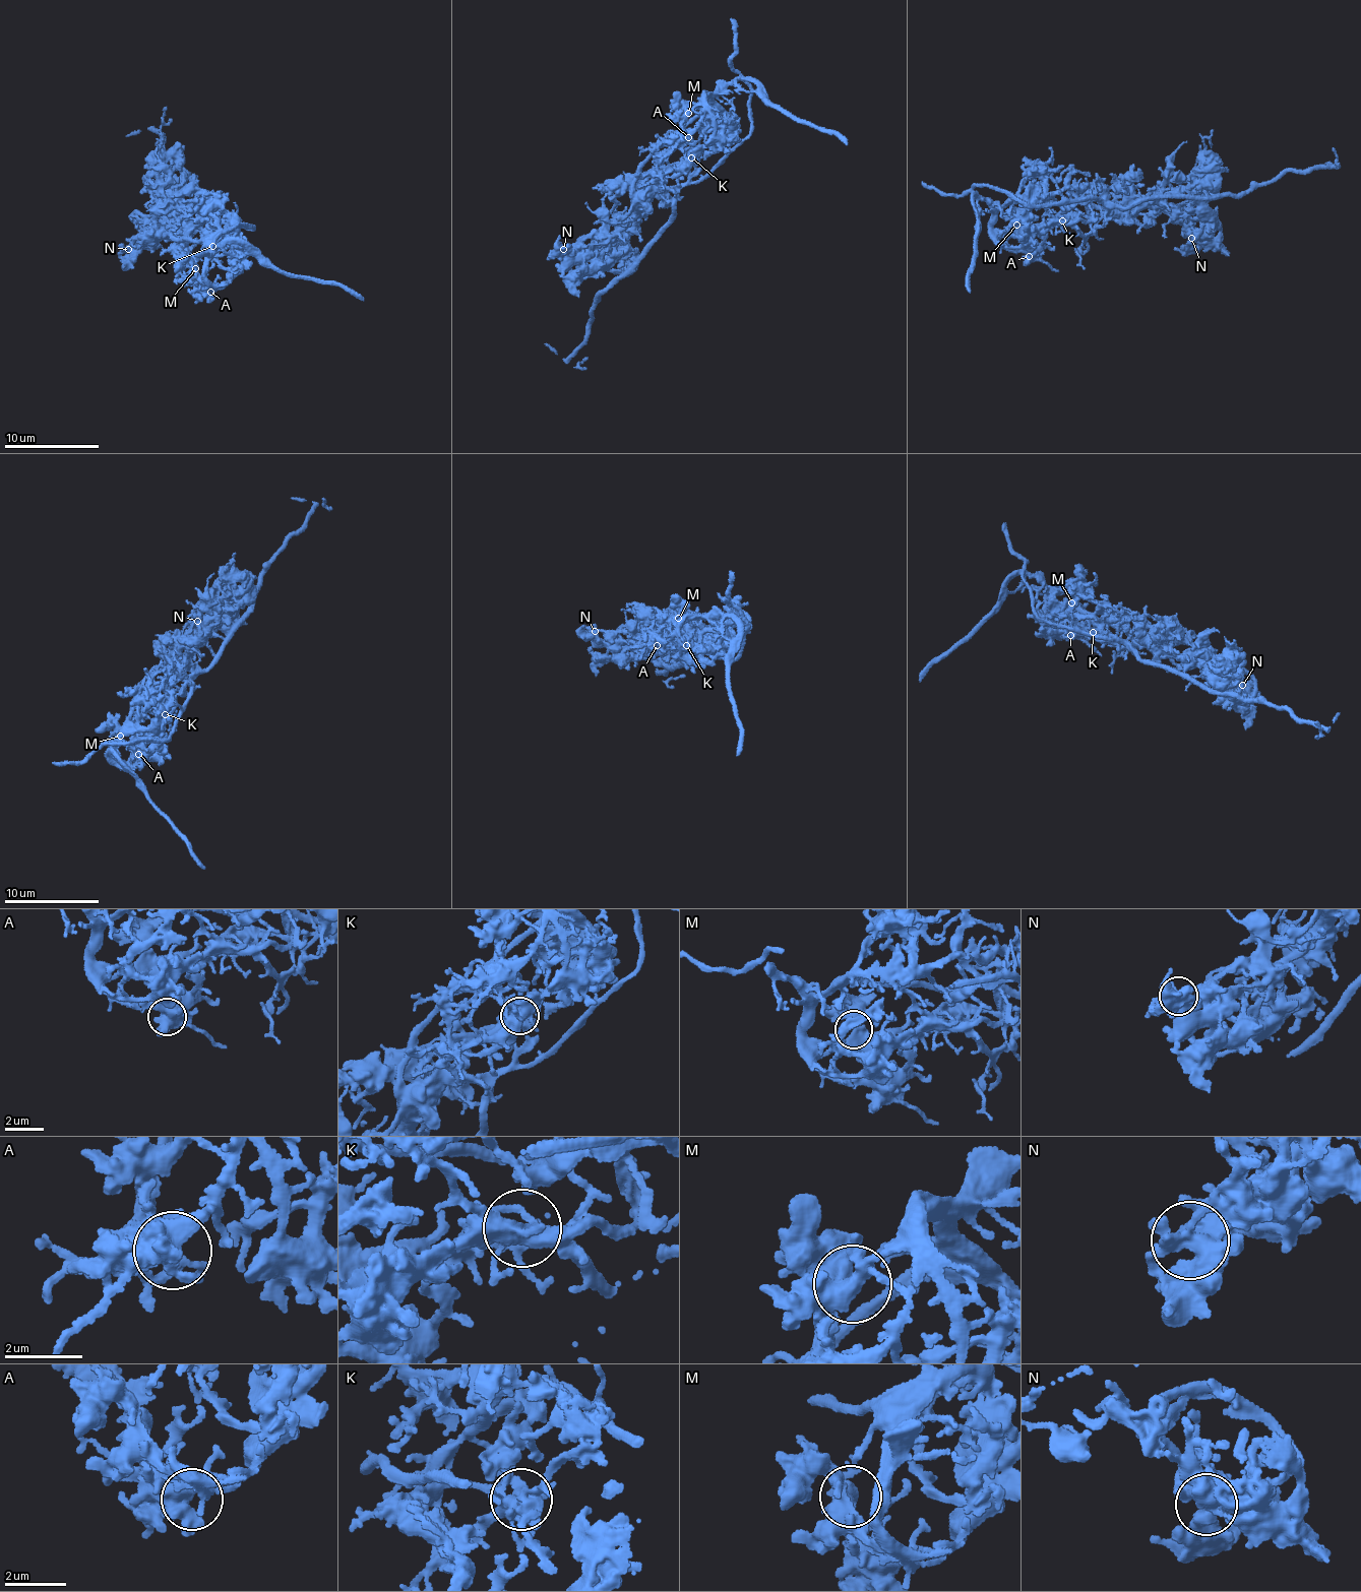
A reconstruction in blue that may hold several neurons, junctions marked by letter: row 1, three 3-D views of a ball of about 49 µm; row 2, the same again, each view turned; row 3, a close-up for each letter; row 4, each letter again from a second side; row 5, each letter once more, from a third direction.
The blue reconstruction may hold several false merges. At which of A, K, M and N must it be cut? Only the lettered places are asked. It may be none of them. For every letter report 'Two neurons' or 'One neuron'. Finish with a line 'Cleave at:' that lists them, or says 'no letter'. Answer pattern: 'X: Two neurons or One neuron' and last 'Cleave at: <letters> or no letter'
A: One neuron
K: Two neurons
M: One neuron
N: Two neurons
Cleave at: K, N

